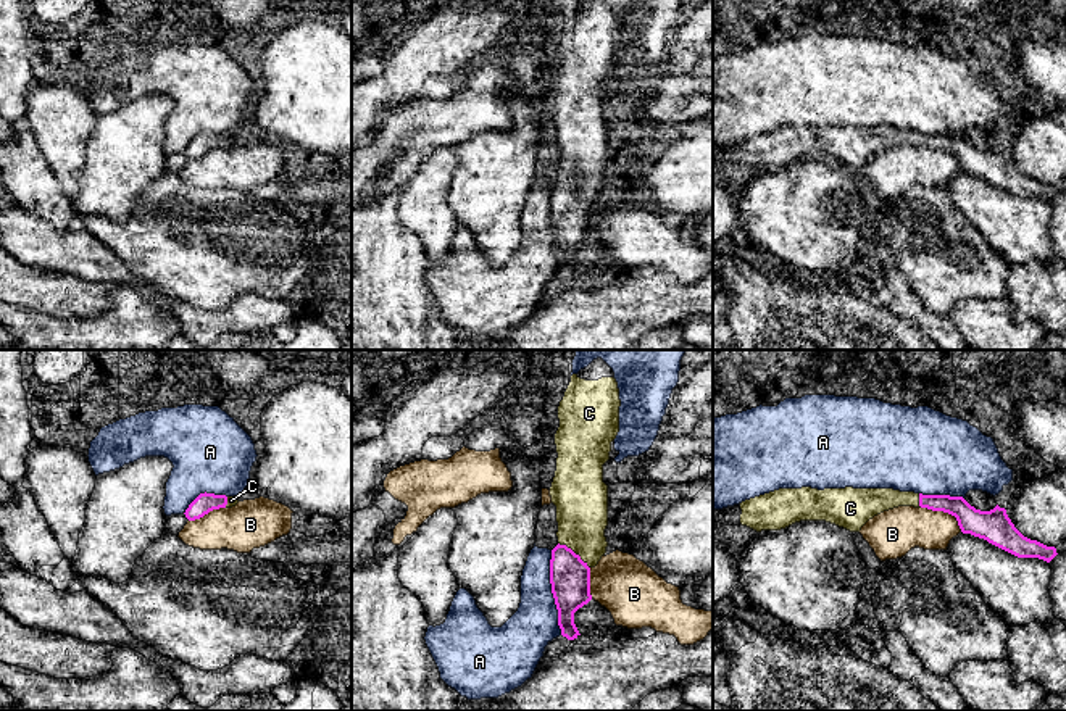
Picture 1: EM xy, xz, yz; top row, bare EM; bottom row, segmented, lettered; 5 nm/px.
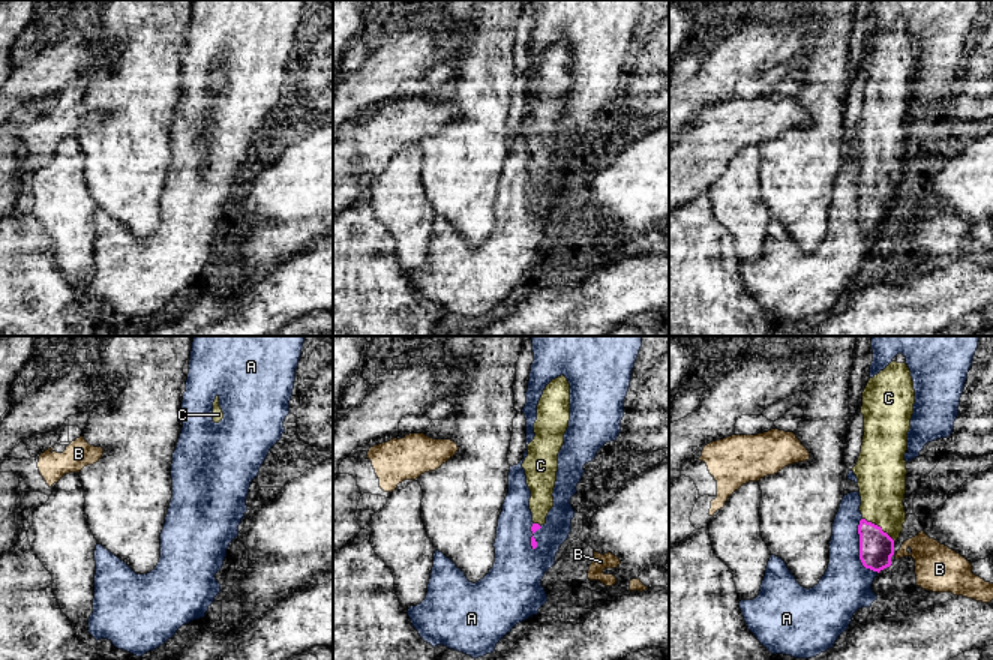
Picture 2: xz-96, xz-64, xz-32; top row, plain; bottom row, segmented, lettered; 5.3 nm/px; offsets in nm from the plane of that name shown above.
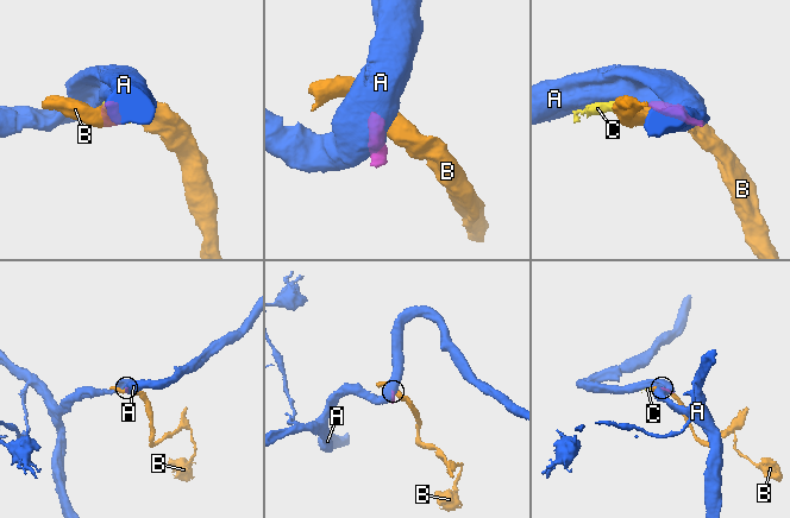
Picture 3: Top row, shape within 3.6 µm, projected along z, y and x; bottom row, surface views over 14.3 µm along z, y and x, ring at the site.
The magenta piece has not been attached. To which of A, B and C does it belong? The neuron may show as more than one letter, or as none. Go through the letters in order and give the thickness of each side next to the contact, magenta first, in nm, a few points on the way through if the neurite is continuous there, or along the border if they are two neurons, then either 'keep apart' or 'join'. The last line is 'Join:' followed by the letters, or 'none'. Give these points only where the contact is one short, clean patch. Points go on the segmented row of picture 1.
A: calibres 200 and 240 nm; keep apart
B: calibres 160 and 220 nm; border yz (921, 507), (950, 513), (961, 531); keep apart
C: calibres 200 and 260 nm; way xz (570, 576), (573, 552), (581, 544), (581, 503); join
Join: C

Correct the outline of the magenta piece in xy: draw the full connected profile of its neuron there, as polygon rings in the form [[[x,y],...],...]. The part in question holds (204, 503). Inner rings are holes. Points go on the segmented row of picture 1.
[[[200,493],[185,509],[185,518],[195,521],[203,518],[213,509],[232,508],[239,503],[237,497],[214,495],[214,493]]]

